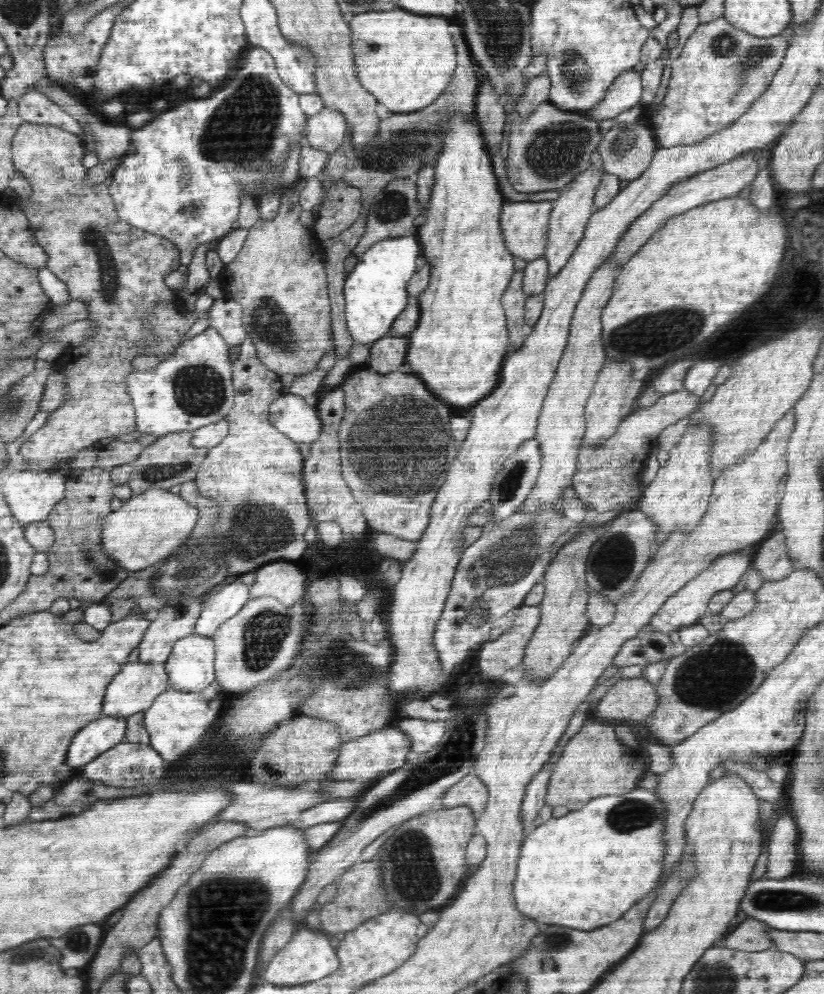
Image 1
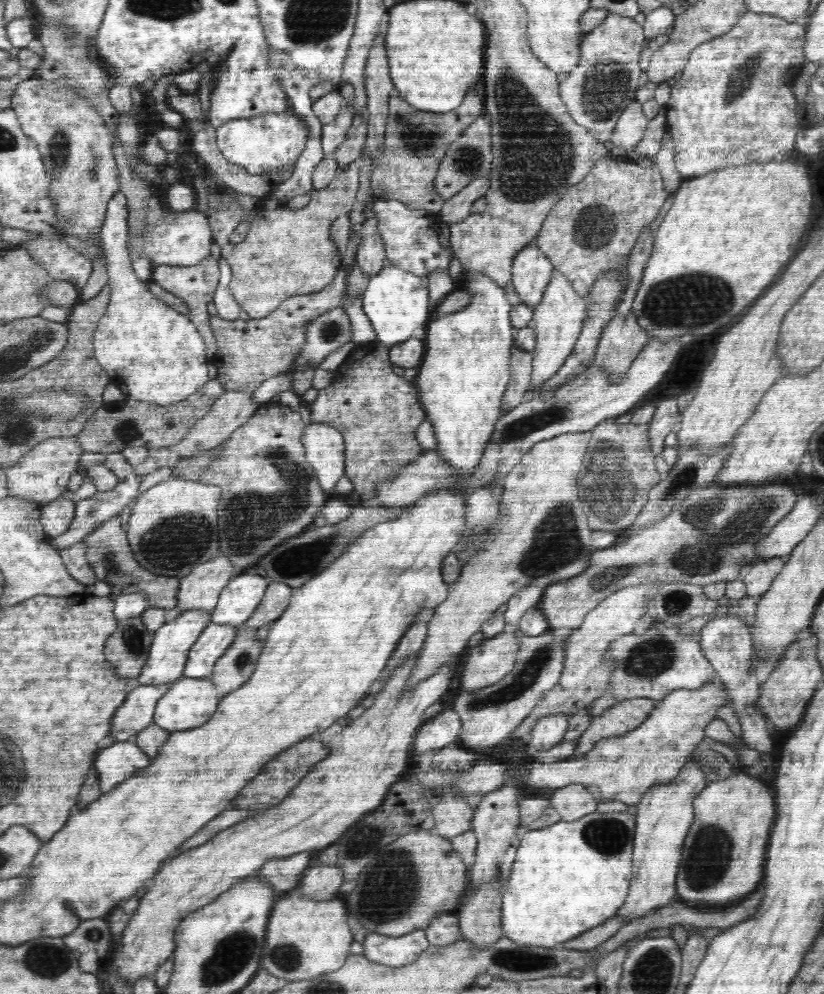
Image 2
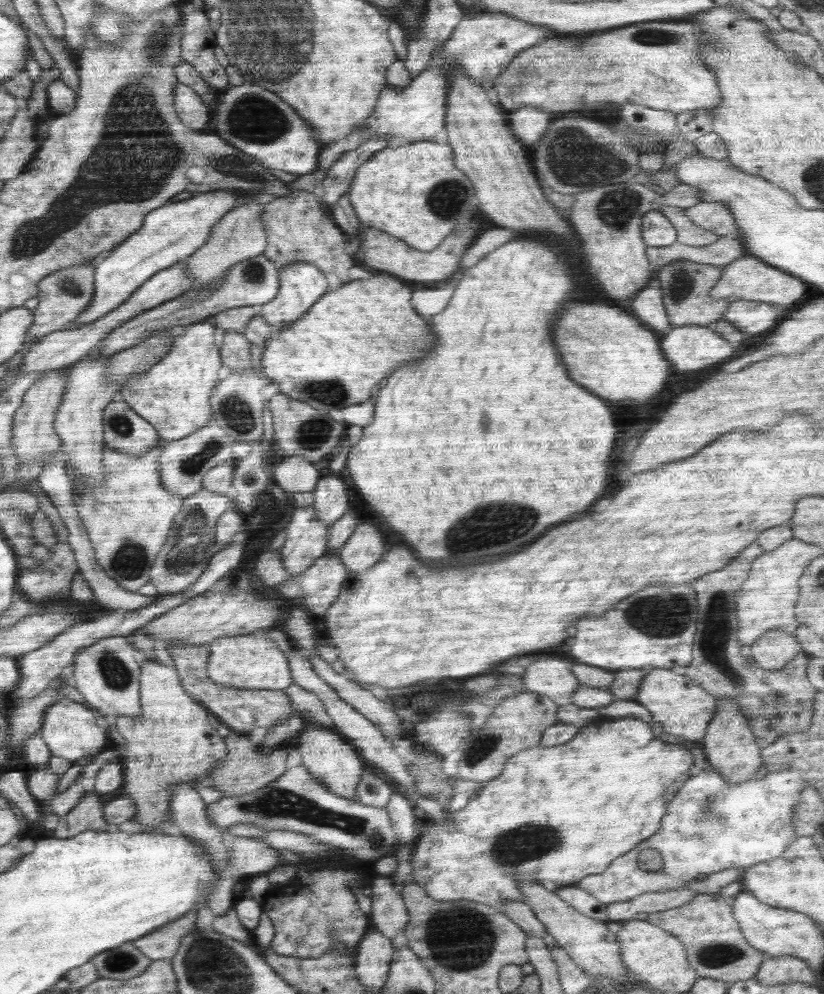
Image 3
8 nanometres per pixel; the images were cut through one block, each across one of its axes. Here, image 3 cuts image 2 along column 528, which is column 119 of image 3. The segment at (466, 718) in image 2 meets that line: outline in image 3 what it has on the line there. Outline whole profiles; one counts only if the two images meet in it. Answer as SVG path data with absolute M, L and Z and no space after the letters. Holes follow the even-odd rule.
M127 637L100 638L90 646L81 648L74 655L72 663L74 686L98 715L140 718L142 716L140 676L144 660L143 652L135 649Z

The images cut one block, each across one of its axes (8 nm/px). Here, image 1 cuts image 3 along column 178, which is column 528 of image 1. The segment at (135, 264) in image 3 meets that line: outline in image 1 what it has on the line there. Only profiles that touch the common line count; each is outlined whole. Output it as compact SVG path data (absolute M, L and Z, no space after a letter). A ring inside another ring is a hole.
M553 201L505 203L500 225L507 250L518 258L531 261L544 255Z

